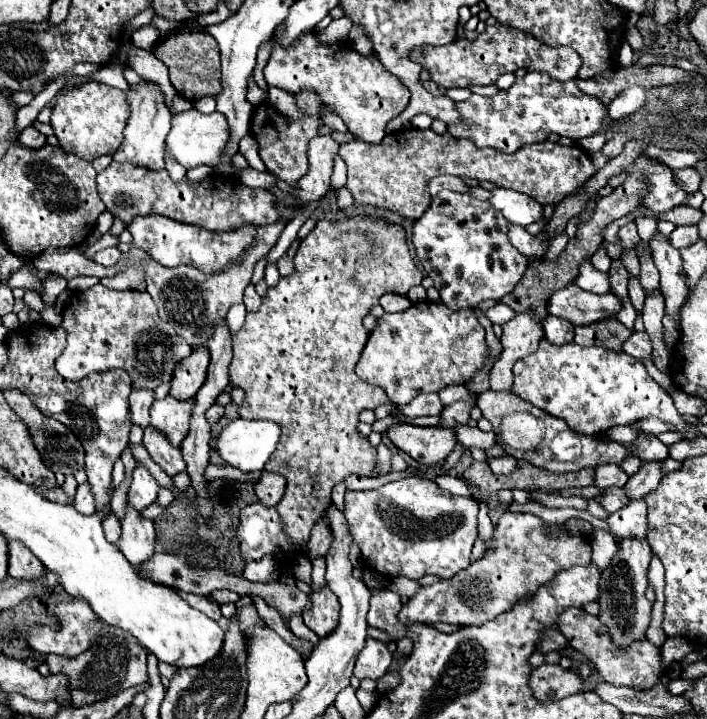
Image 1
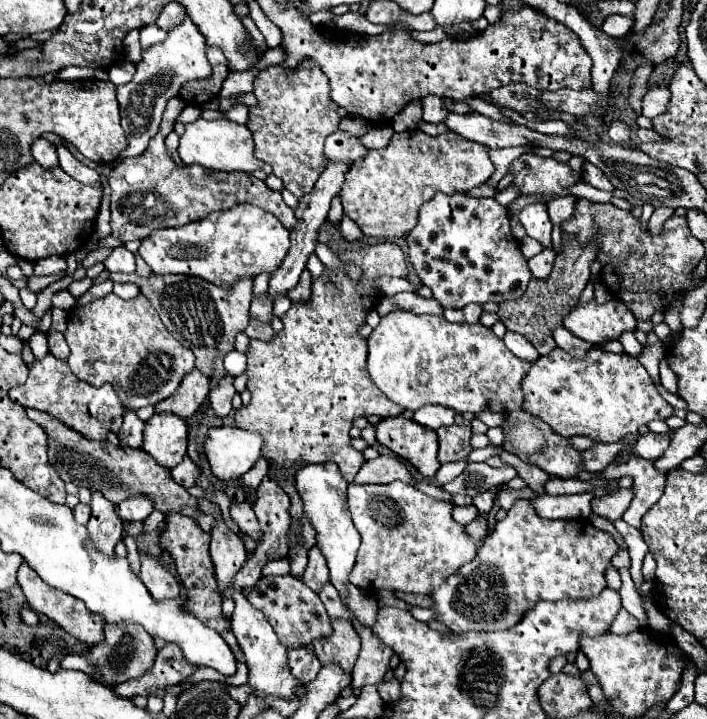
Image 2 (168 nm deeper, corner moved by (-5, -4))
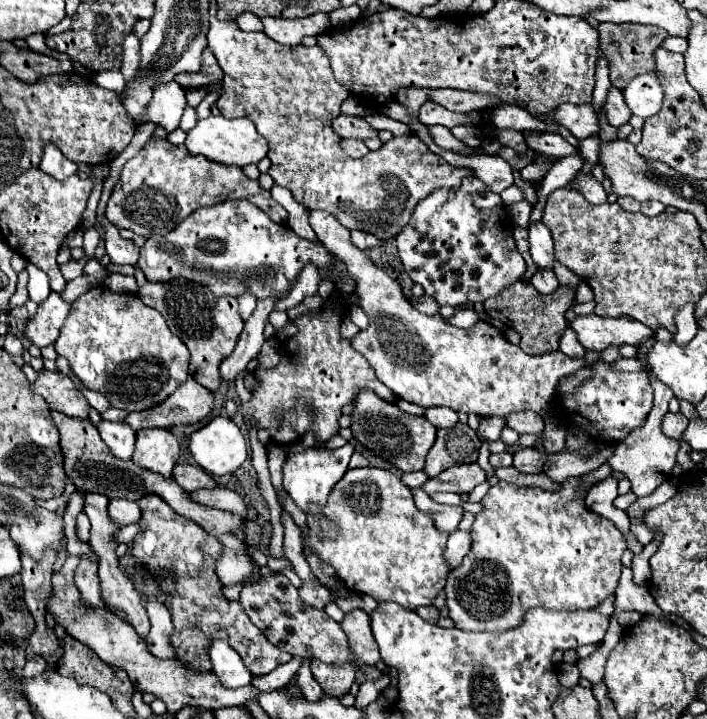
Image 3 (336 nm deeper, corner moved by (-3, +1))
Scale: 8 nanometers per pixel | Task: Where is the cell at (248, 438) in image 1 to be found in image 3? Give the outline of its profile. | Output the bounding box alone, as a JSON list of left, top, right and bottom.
[189,417,247,477]

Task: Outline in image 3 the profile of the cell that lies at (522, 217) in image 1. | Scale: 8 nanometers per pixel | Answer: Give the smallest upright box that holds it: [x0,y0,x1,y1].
[529,221,553,267]

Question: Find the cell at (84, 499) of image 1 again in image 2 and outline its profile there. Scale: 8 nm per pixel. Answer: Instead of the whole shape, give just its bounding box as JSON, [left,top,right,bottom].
[73,504,91,524]

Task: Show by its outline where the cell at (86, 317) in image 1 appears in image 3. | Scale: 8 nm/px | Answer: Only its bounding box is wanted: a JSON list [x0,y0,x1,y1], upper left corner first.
[55,285,189,413]

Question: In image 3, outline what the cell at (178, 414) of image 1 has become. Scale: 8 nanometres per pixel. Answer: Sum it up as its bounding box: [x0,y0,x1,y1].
[131,427,179,477]

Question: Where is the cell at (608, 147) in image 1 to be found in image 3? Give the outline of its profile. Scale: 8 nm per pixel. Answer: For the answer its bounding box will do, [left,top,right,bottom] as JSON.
[605,89,631,127]

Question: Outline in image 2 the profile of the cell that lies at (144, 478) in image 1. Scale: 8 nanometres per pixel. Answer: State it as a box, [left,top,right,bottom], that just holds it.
[117,496,153,522]

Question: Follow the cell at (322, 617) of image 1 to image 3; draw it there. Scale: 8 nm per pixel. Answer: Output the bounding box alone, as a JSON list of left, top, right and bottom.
[311,659,355,697]

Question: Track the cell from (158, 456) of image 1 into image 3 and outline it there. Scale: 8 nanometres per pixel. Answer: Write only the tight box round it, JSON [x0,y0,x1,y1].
[173,463,217,493]

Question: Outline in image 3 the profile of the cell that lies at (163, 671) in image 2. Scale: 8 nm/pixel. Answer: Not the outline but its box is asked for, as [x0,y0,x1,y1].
[133,495,291,675]

